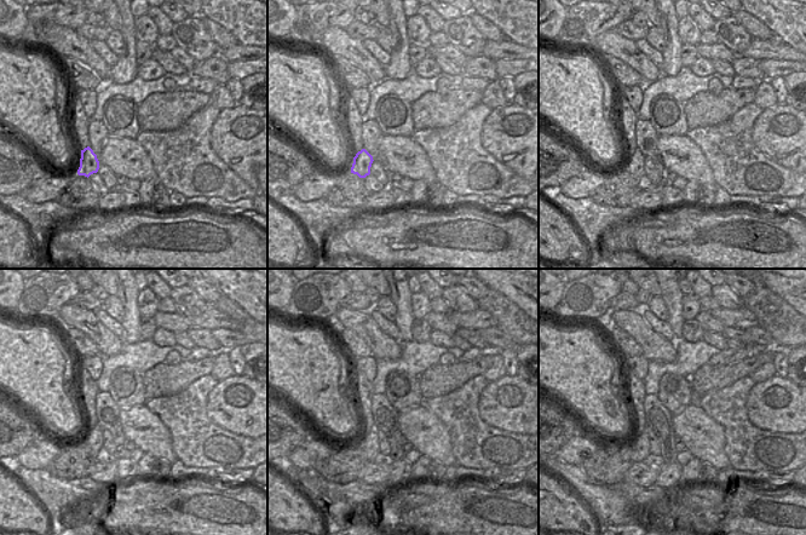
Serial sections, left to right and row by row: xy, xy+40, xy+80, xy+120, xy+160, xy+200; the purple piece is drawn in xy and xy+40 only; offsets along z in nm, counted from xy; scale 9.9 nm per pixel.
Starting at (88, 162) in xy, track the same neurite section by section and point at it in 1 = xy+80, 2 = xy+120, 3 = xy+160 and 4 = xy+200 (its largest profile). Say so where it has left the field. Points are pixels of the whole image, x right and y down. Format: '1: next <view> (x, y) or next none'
1: next xy+80 (634, 166)
2: next xy+120 (93, 439)
3: next xy+160 (369, 444)
4: next xy+200 (640, 444)

